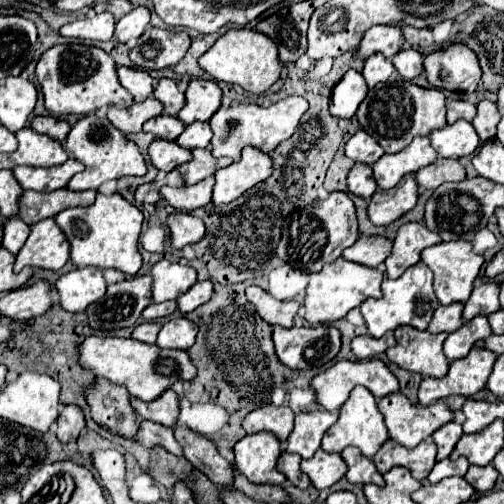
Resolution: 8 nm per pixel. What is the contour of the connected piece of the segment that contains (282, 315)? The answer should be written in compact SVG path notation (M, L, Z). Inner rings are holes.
M249 286L247 288L247 300L255 306L257 314L267 324L279 324L283 328L291 328L295 324L293 318L297 314L299 306L301 306L299 302L281 302L259 286Z

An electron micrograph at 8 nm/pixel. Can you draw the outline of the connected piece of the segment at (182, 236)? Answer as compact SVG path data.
M171 214L167 220L167 226L171 230L171 244L173 248L181 250L187 244L195 244L205 236L205 224L201 218L195 218L191 214Z

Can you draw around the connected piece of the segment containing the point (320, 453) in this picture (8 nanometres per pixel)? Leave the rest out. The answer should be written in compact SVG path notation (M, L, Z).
M317 450L313 458L301 462L301 470L309 476L311 484L319 490L331 488L345 476L345 462L339 454L329 454L325 450Z

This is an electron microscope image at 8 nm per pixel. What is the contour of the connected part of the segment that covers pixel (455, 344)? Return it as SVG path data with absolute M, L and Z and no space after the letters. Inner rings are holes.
M477 316L477 318L469 320L469 322L465 322L459 330L455 330L455 332L451 332L447 336L443 352L445 352L449 362L465 358L471 352L471 348L475 346L475 342L483 340L489 334L491 334L491 326L489 326L487 318Z

